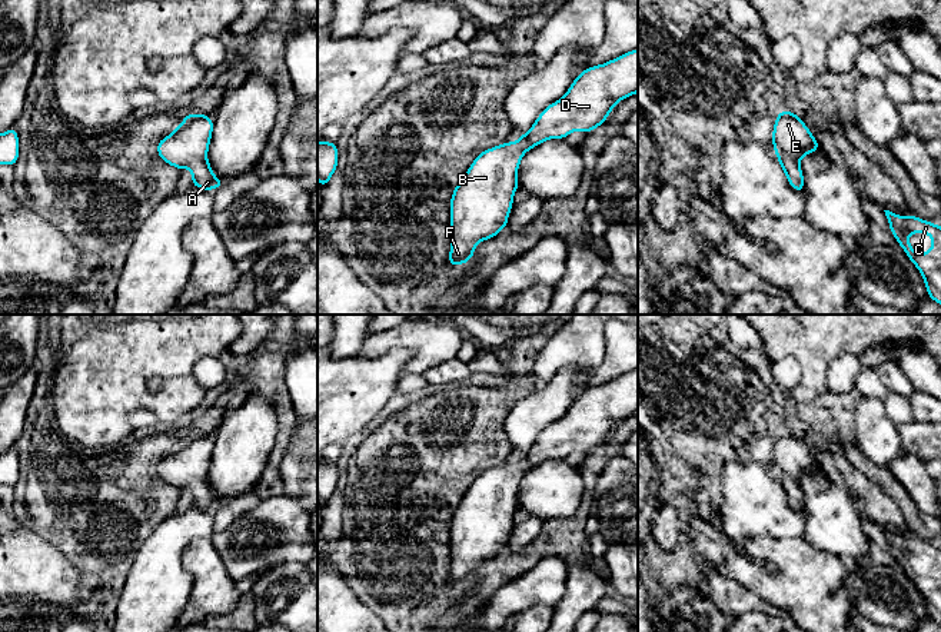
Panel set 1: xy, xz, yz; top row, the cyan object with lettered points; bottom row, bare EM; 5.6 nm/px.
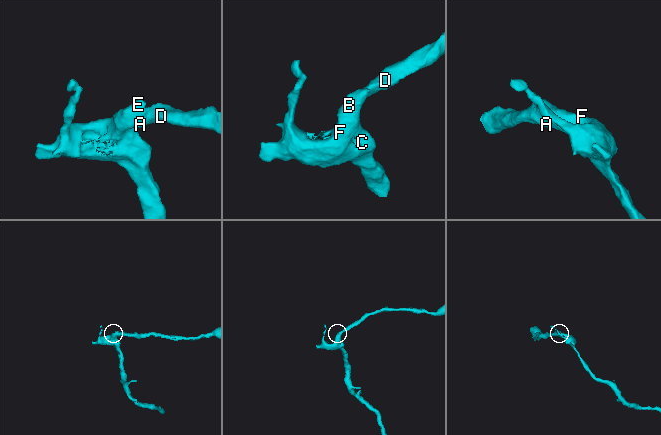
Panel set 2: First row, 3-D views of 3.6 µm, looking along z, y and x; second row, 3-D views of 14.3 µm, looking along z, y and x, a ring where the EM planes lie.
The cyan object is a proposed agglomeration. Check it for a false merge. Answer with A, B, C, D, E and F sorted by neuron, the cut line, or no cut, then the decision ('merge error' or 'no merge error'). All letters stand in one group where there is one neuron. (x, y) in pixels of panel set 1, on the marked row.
A B C D E F; no cut; no merge error

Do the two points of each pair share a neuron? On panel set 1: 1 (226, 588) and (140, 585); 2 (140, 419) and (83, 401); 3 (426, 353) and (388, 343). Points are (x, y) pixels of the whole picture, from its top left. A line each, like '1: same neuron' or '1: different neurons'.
1: different neurons
2: different neurons
3: same neuron

